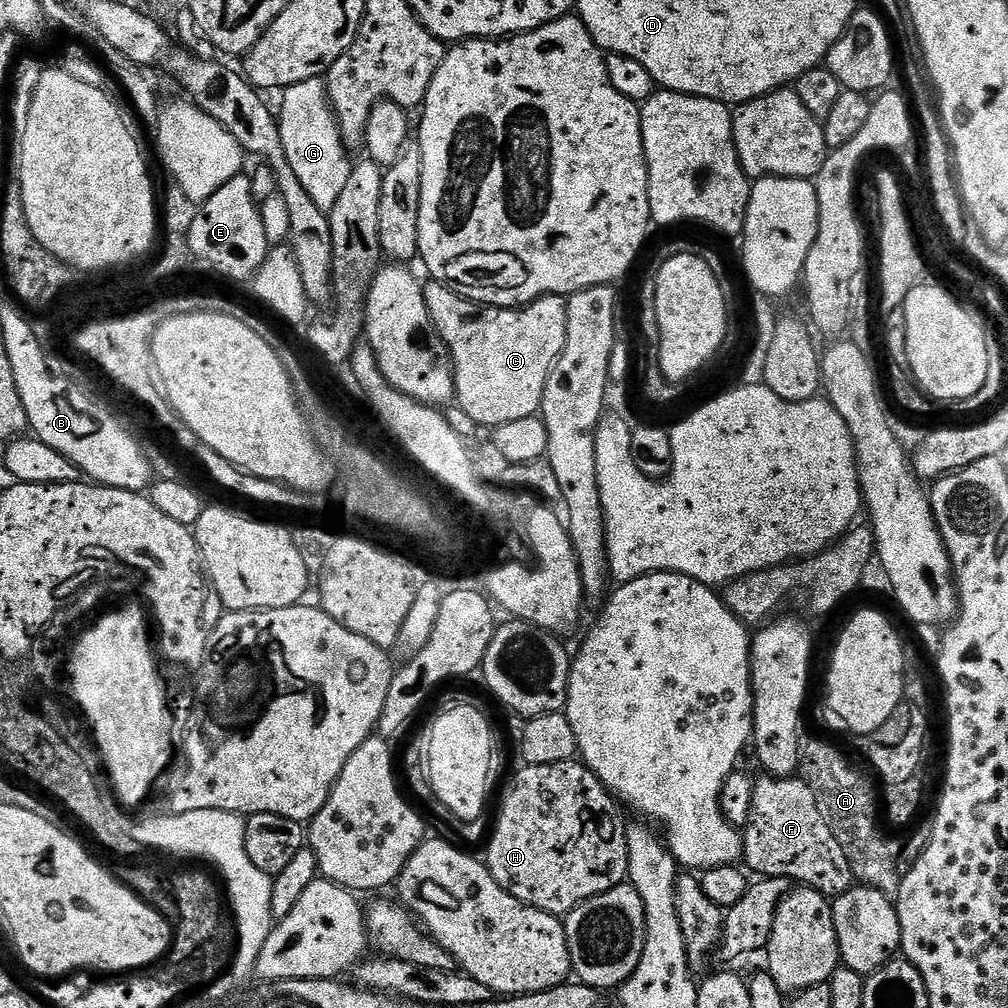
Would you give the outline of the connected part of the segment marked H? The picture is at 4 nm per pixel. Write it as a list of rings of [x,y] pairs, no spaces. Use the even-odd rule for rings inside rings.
[[[576,758],[554,762],[550,766],[529,764],[521,769],[504,788],[496,829],[493,832],[491,829],[486,844],[488,871],[498,886],[532,908],[563,917],[582,902],[625,883],[628,875],[628,828],[620,817],[621,805],[603,782]]]

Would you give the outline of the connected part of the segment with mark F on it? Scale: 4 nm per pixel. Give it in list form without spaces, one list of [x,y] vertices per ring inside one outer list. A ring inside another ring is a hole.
[[[767,774],[761,777],[761,780],[755,781],[748,822],[742,832],[744,838],[742,860],[745,865],[748,863],[747,871],[757,872],[755,875],[760,878],[785,876],[790,882],[816,889],[827,898],[841,896],[844,891],[853,887],[854,877],[850,870],[850,862],[842,846],[838,846],[838,838],[834,838],[826,818],[822,818],[818,802],[808,783],[803,778],[777,778]]]

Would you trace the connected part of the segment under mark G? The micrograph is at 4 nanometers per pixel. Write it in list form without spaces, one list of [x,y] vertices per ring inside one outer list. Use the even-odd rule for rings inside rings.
[[[322,78],[307,79],[283,89],[281,96],[277,120],[287,161],[314,204],[329,212],[346,185],[353,163],[344,146],[343,129],[328,101],[327,85]]]

